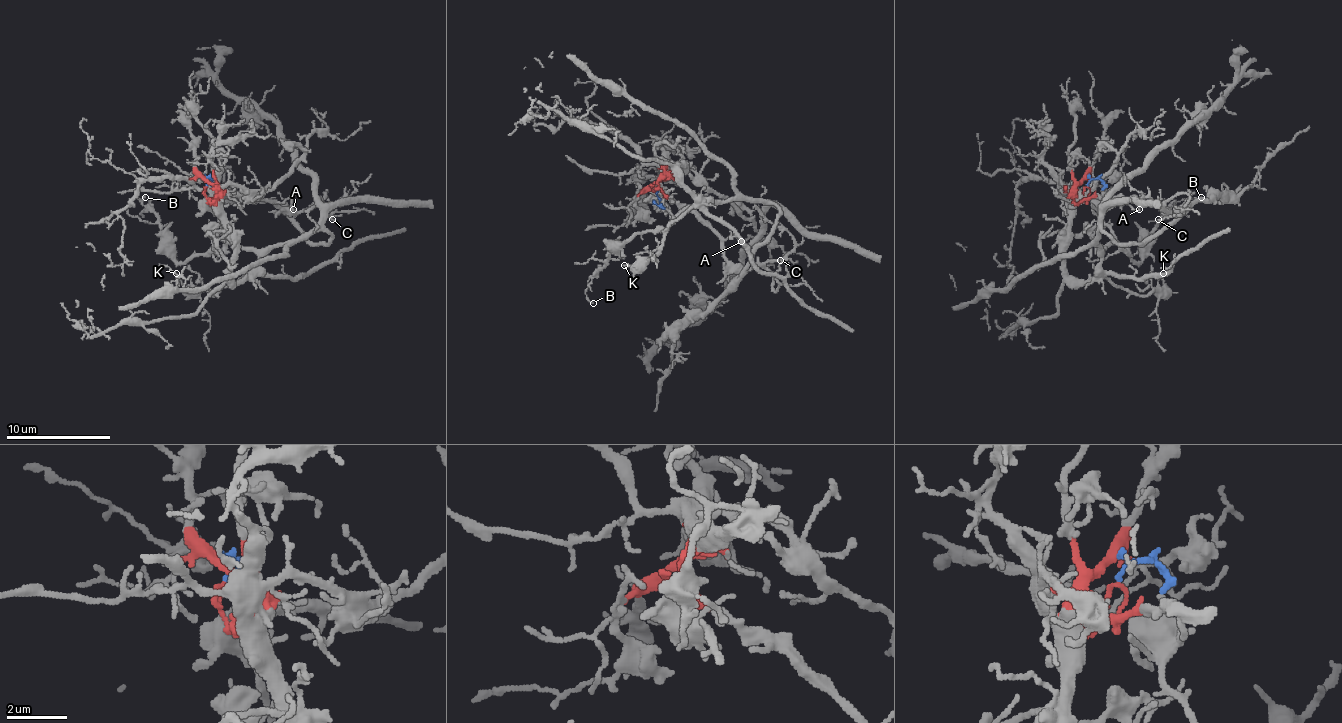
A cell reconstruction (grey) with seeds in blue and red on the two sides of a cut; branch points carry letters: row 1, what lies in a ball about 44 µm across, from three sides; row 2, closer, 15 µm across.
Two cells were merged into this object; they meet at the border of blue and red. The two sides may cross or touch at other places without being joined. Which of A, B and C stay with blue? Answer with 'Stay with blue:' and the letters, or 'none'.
Stay with blue: B

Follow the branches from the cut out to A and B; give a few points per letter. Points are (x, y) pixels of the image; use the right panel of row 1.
A: (1088, 186), (1091, 191), (1085, 197), (1135, 202), (1135, 199), (1140, 210)
B: (1088, 186), (1093, 178), (1104, 184), (1104, 223), (1119, 246), (1137, 262), (1156, 223), (1176, 202), (1200, 197)

